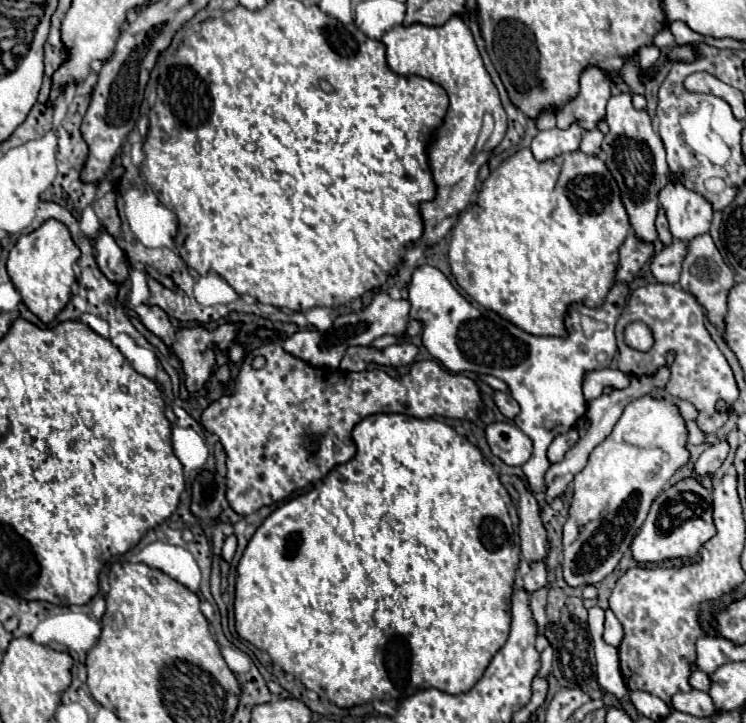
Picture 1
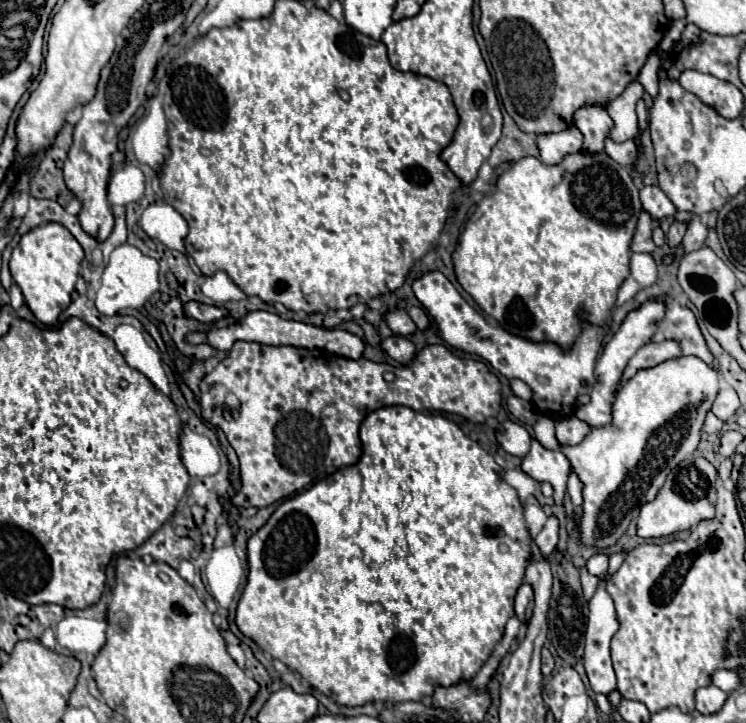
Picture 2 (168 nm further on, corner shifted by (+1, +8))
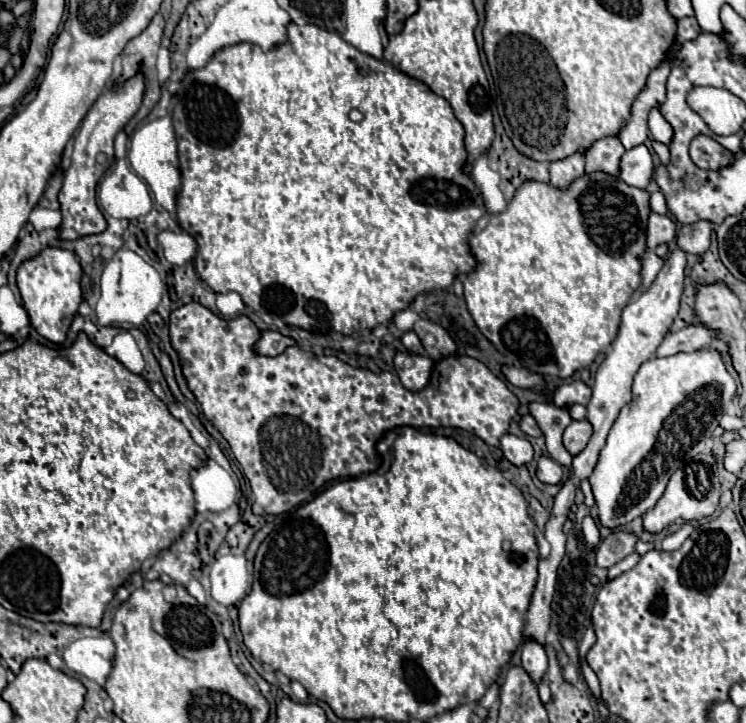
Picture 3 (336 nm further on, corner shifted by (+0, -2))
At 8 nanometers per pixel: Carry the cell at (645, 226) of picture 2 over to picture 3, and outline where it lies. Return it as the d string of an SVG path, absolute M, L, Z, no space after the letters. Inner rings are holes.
M651 212L649 216L649 226L647 226L647 248L655 248L663 242L673 242L675 238L675 222L669 216L663 214L655 214Z

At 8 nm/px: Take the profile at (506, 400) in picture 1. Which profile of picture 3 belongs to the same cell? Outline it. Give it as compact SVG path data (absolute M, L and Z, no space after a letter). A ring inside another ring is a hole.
M527 414L527 416L523 416L521 418L521 422L519 422L519 426L521 426L521 430L527 434L527 436L535 436L535 438L539 438L539 436L543 436L543 432L541 432L541 428L539 428L539 424L535 422L535 418L531 416L531 414Z

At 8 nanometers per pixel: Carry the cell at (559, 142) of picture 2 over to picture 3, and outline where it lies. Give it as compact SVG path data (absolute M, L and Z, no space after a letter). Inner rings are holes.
M573 154L565 160L551 162L551 166L549 166L551 186L557 186L559 190L569 188L569 182L573 182L573 178L581 178L583 166L585 166L585 156L583 154Z

